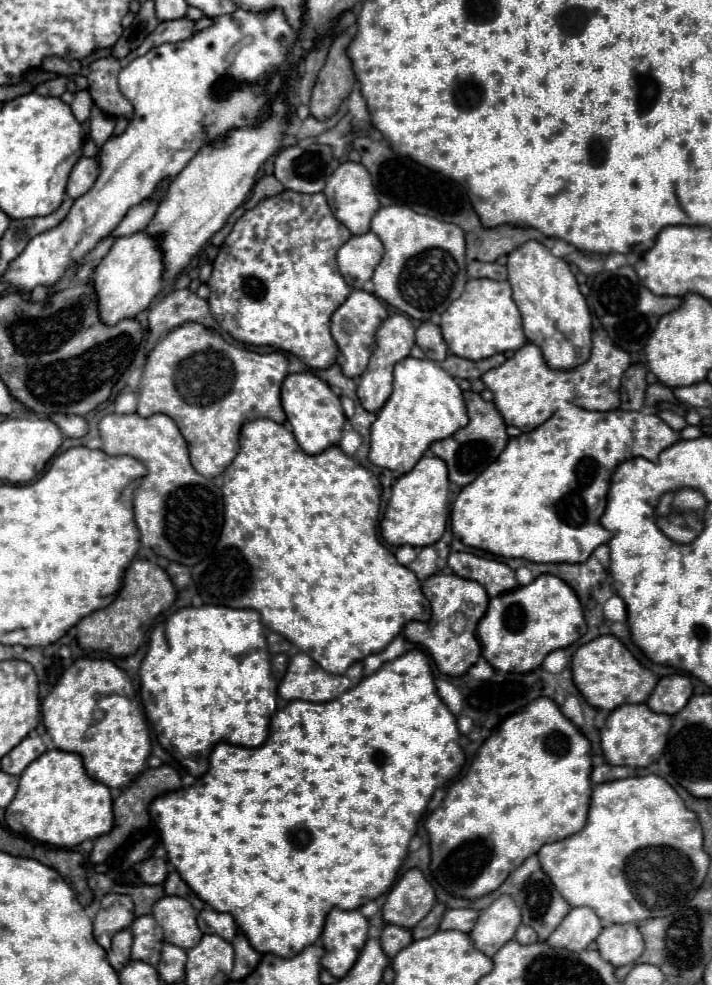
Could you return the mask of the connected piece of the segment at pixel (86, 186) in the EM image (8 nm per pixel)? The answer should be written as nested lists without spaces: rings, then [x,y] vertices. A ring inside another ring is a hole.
[[[81,157],[81,159],[75,163],[75,167],[73,167],[71,175],[69,175],[67,195],[73,197],[73,199],[81,197],[83,193],[87,193],[87,191],[93,187],[97,175],[99,175],[99,173],[97,173],[97,163],[95,163],[95,159]]]

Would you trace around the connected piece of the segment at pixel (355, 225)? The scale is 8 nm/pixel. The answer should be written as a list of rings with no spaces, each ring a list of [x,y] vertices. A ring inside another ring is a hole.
[[[345,161],[339,165],[339,169],[335,169],[335,173],[331,175],[331,179],[327,181],[327,187],[323,189],[329,207],[333,211],[333,215],[347,225],[347,229],[353,235],[361,235],[369,231],[371,225],[371,217],[375,215],[375,211],[379,209],[379,201],[377,201],[377,193],[375,187],[371,183],[371,175],[369,171],[361,165],[361,163],[353,163],[353,161]]]

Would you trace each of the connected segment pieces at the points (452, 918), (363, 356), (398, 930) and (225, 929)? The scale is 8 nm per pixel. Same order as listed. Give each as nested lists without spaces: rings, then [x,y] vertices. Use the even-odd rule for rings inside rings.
[[[449,909],[443,919],[439,929],[457,929],[463,933],[469,933],[479,917],[479,911],[475,909]]]
[[[353,291],[343,305],[337,307],[337,311],[331,315],[331,335],[339,347],[339,353],[343,355],[341,371],[345,377],[359,377],[369,363],[371,351],[375,349],[375,331],[379,329],[379,323],[387,317],[385,305],[367,291]]]
[[[387,925],[381,931],[379,939],[381,939],[383,951],[389,957],[395,957],[403,947],[407,947],[413,941],[413,935],[411,935],[411,929],[405,929],[405,927],[399,927],[399,925]]]
[[[203,909],[199,915],[201,915],[203,921],[207,923],[209,933],[215,933],[215,935],[227,939],[227,941],[233,941],[235,933],[237,933],[237,925],[235,925],[235,921],[231,919],[231,915],[219,913],[219,911],[213,911],[213,909]]]

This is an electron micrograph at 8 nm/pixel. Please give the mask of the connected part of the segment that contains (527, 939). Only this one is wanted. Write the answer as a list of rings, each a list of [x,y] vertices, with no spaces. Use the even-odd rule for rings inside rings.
[[[521,925],[517,929],[517,933],[515,933],[515,941],[519,941],[519,943],[535,943],[537,941],[537,935],[535,935],[535,931],[531,927]]]

